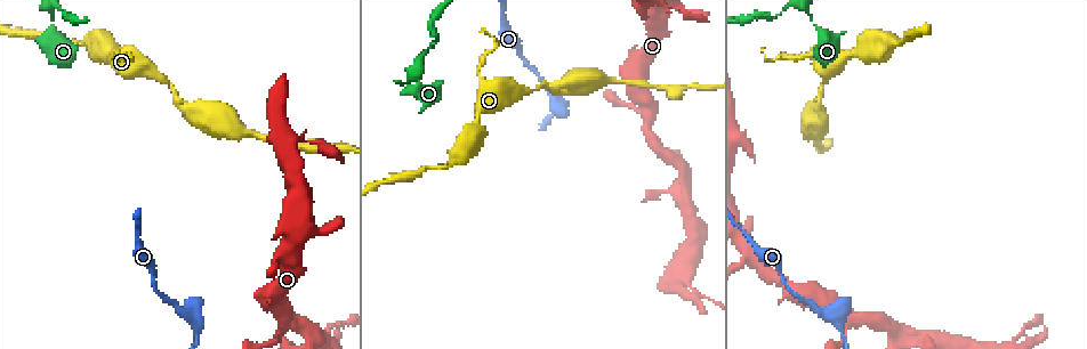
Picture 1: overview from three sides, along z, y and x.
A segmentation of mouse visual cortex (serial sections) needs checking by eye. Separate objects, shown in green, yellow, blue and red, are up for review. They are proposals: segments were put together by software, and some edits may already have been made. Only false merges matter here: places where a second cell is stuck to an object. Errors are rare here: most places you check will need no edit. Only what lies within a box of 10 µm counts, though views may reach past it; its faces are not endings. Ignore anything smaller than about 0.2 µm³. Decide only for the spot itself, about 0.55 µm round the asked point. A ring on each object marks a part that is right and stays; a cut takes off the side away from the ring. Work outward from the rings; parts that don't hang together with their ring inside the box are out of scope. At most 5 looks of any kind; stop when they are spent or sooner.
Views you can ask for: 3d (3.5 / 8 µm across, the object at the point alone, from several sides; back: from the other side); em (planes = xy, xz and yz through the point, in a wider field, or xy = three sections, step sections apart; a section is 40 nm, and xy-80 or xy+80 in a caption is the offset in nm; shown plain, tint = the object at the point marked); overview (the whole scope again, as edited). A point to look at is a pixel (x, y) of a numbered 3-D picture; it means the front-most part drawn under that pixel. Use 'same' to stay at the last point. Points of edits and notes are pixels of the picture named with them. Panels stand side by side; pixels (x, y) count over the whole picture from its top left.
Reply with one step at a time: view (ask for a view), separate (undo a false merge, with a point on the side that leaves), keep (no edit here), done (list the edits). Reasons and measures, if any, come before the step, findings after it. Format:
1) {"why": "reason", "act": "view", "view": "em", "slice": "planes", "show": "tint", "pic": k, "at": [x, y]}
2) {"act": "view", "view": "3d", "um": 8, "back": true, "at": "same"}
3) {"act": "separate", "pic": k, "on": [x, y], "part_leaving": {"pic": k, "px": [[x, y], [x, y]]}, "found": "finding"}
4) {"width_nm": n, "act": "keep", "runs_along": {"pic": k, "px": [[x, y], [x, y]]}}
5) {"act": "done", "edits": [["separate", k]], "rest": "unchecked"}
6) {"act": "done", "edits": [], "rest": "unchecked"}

{"why": "side arm on a straight run", "act": "view", "view": "3d", "um": 3.5, "pic": 1, "at": [892, 328]}

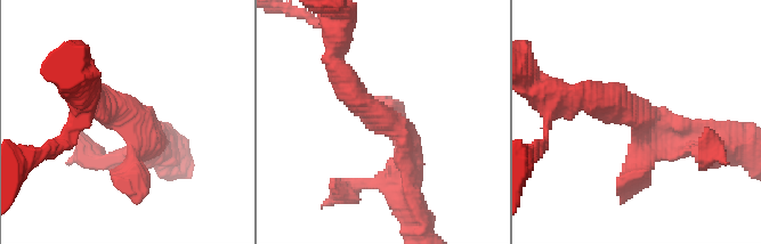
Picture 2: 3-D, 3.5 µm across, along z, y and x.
{"arms": 3, "arm_widths_nm": [300, 300, 350], "why": "now the EM", "act": "view", "view": "em", "slice": "xy", "step": 5, "show": "tint", "pic": 2, "at": [136, 120]}

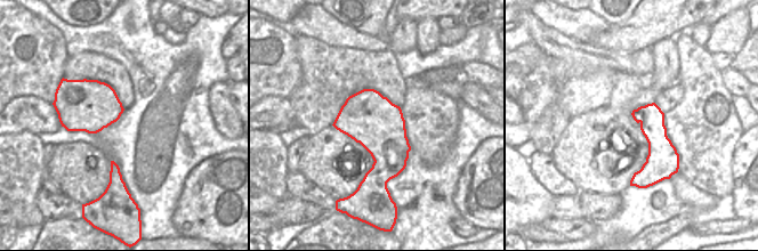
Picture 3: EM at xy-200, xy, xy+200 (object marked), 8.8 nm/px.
{"act": "keep", "runs_along": {"pic": 2, "px": [[345, 76], [411, 138], [407, 188]]}, "found": "one cell here"}

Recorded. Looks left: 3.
{"why": "thick turns thin", "act": "view", "view": "3d", "um": 3.5, "pic": 1, "at": [1018, 337]}

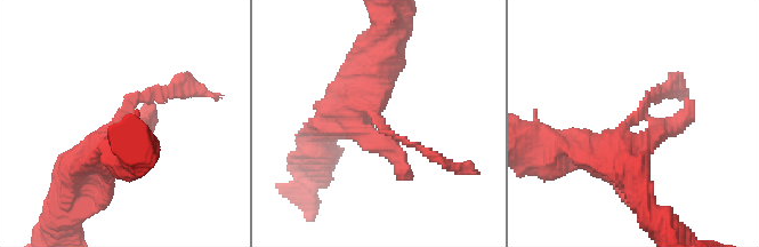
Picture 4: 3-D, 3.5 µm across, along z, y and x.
{"arm_widths_nm": [100, 500], "why": "need the tissue", "act": "view", "view": "em", "slice": "xy", "step": 3, "show": "tint", "pic": 4, "at": [635, 117]}

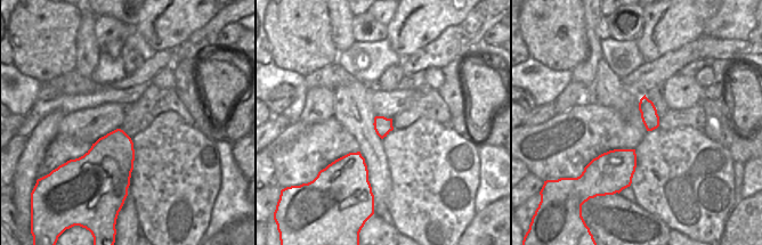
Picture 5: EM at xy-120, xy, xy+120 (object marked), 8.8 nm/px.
{"width_nm": 160, "act": "keep", "runs_along": {"pic": 4, "px": [[588, 152], [608, 159], [620, 134], [672, 81]]}, "found": "continuous, no second cell"}

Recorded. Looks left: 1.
{"act": "done", "edits": [], "rest": "unchecked"}

